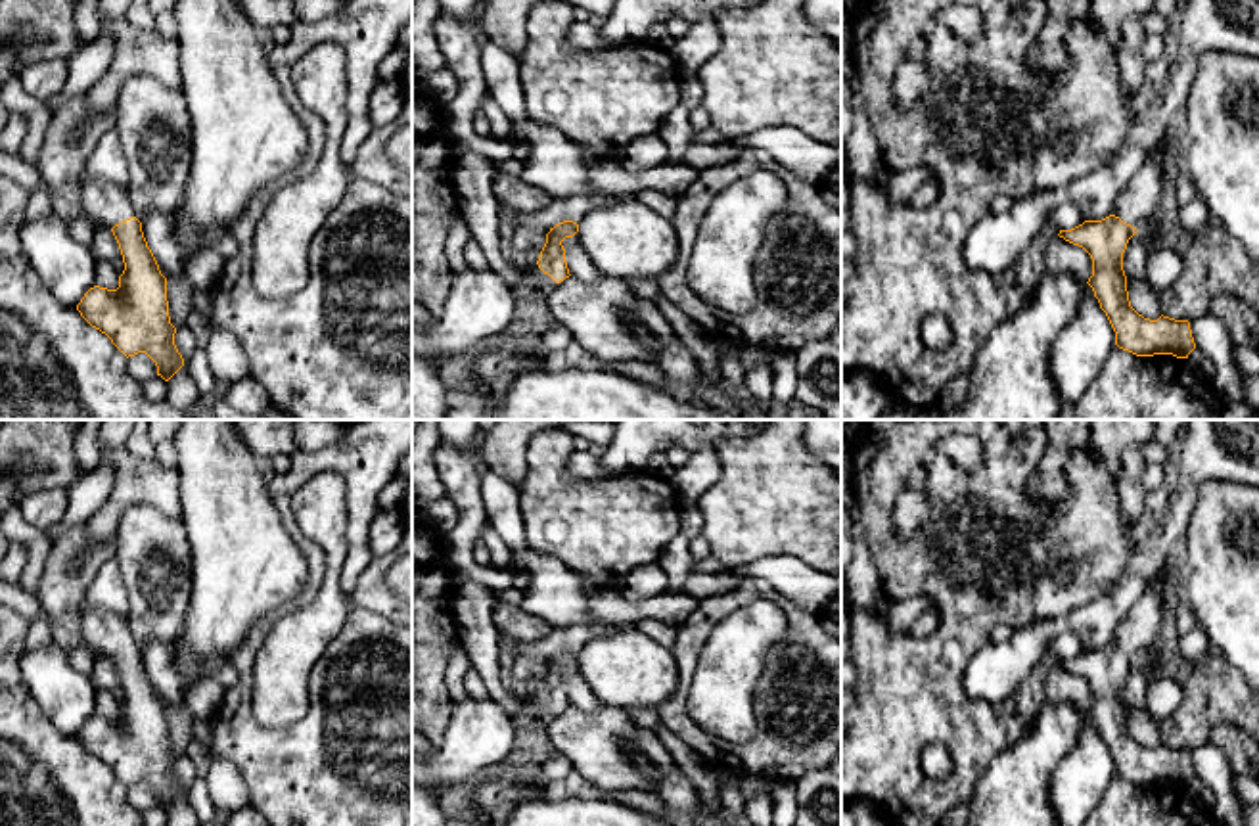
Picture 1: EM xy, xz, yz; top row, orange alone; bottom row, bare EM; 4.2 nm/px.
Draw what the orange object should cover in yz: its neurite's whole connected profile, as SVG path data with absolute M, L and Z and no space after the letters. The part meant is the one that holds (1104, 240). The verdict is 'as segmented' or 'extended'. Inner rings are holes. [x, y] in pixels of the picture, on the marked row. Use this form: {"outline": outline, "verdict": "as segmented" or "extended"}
{"outline": "M1165 138L1156 144L1115 199L1113 213L1102 220L1085 220L1071 230L1060 230L1060 238L1083 247L1092 259L1088 286L1106 312L1115 345L1136 356L1173 355L1188 358L1196 349L1190 322L1138 314L1129 301L1123 253L1142 222L1156 213L1163 192Z", "verdict": "extended"}

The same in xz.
{"outline": "M563 220L550 228L546 234L546 243L538 255L538 261L535 266L521 270L523 272L523 284L531 286L542 295L548 295L548 291L569 278L569 268L565 263L565 249L561 241L565 238L573 238L579 232L579 224L573 220Z", "verdict": "extended"}

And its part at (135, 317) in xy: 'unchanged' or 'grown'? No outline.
grown

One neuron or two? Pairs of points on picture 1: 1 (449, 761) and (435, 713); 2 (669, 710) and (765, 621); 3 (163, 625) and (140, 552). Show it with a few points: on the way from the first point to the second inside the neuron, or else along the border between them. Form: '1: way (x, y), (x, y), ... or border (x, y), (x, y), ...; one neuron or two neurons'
1: border (455, 704), (445, 738), (435, 748); two neurons
2: border (692, 673), (686, 713), (708, 733); two neurons
3: way (156, 608), (154, 570); one neuron

